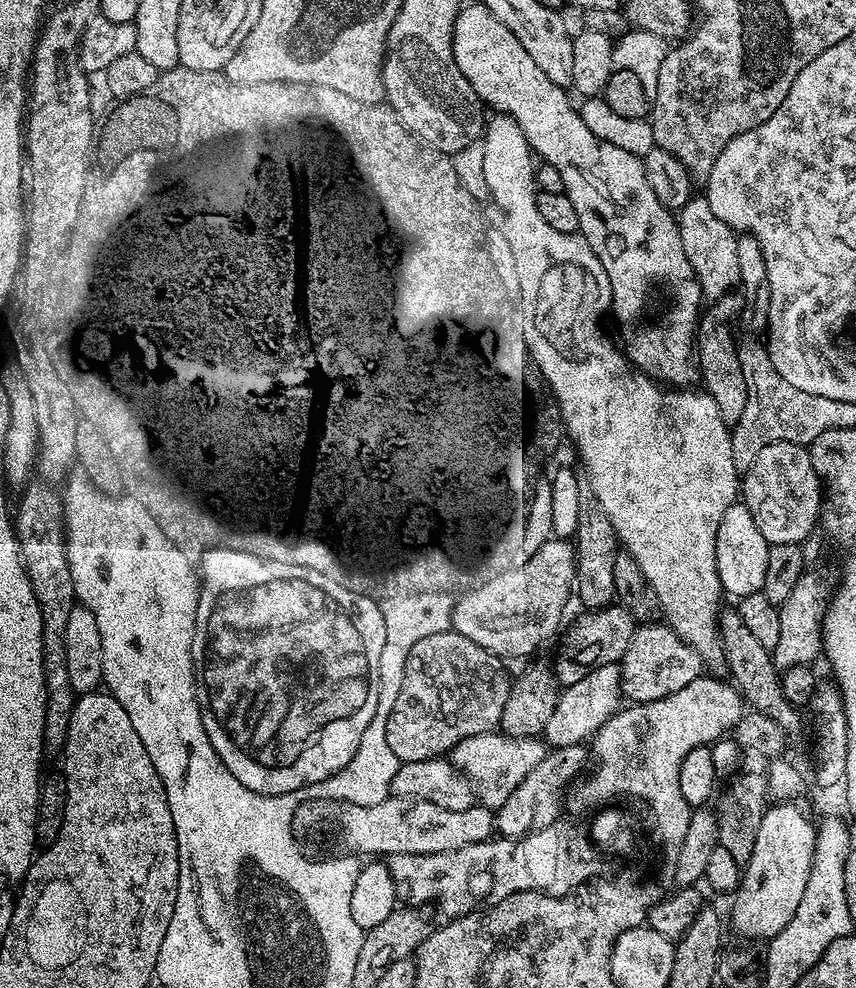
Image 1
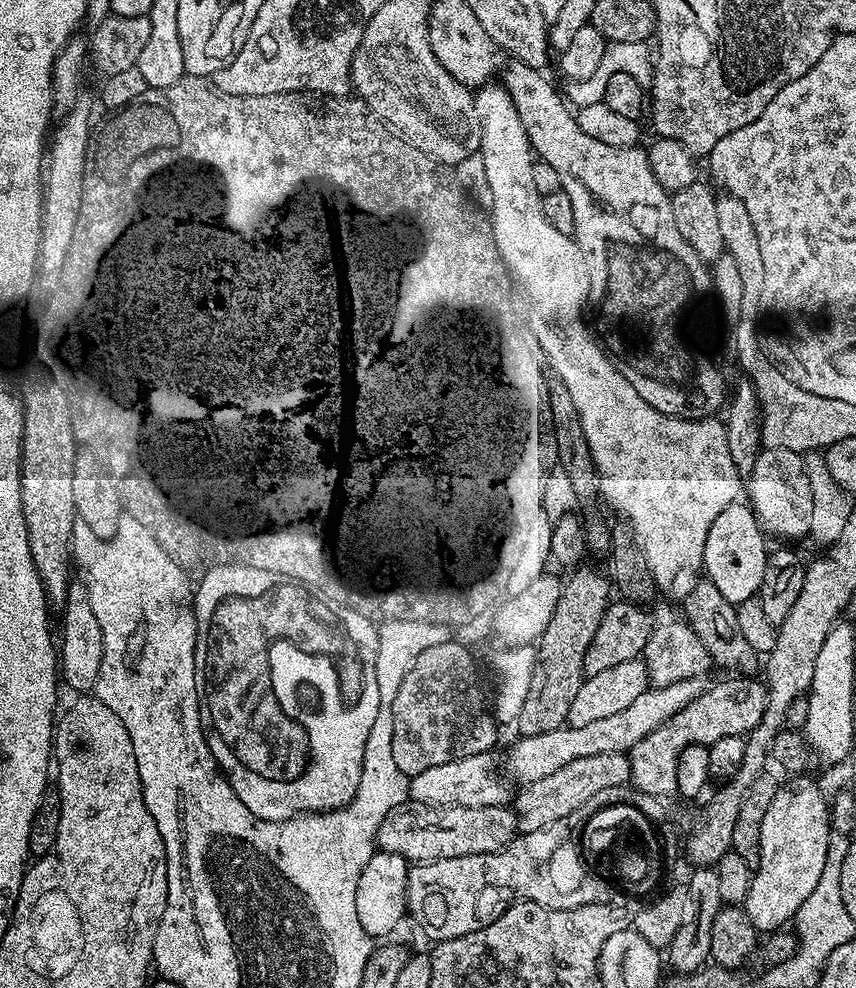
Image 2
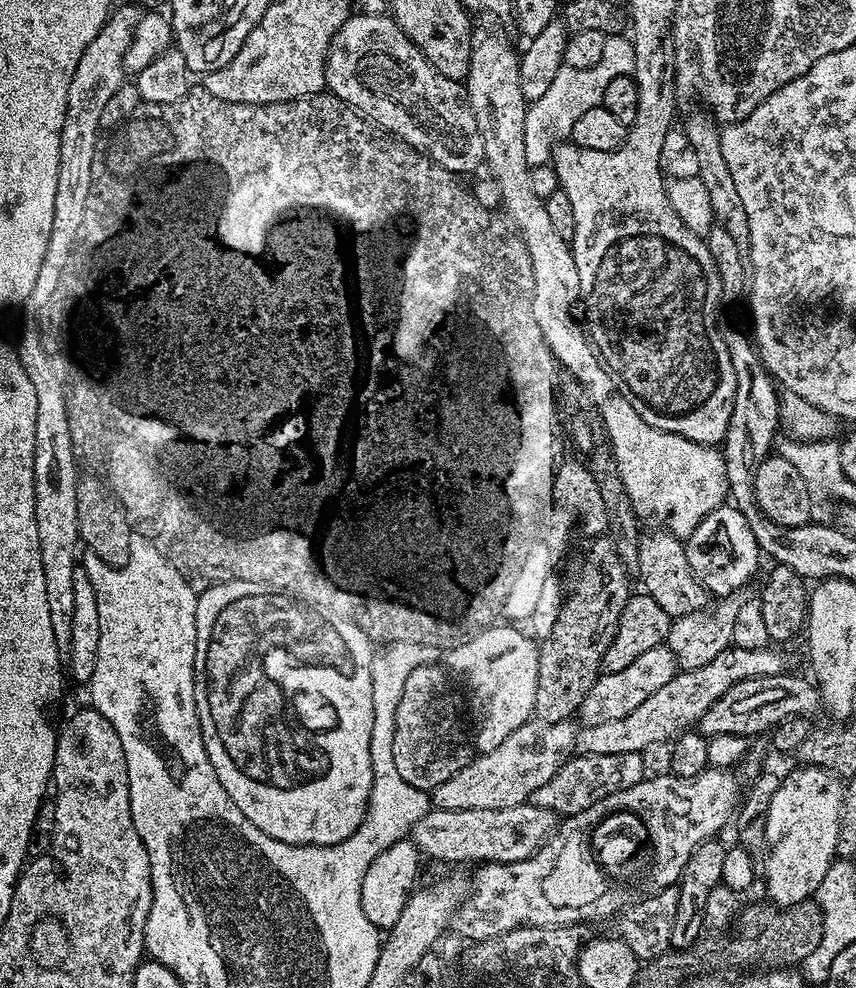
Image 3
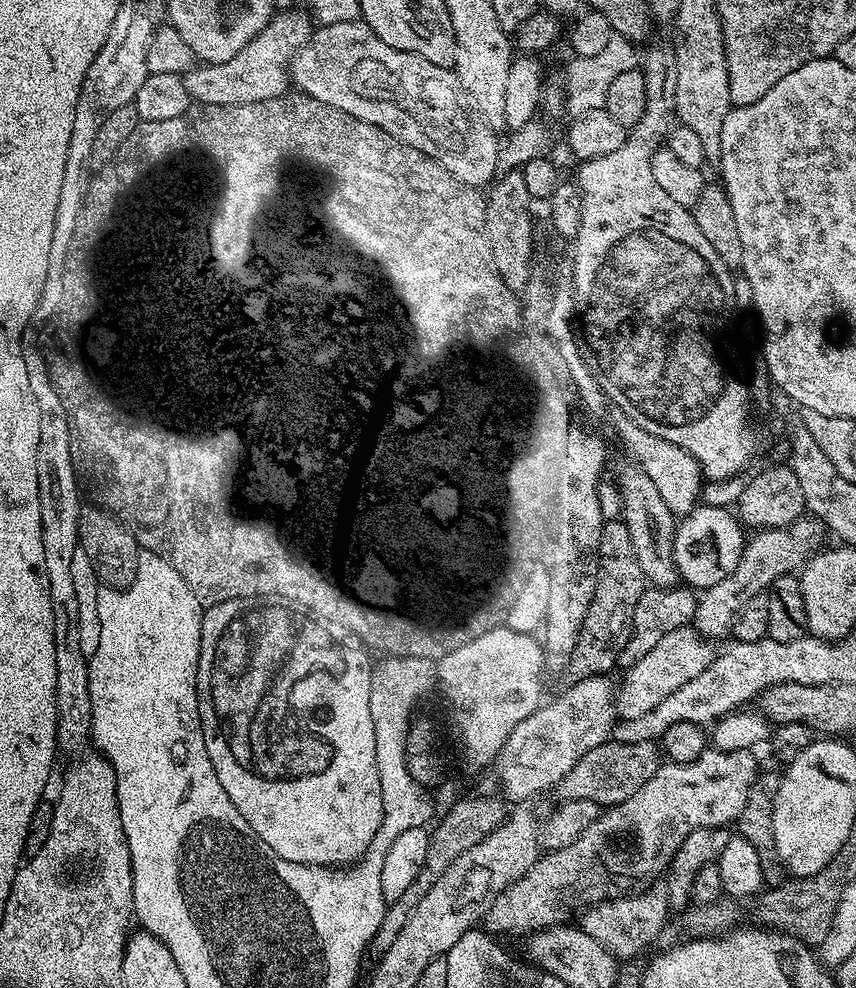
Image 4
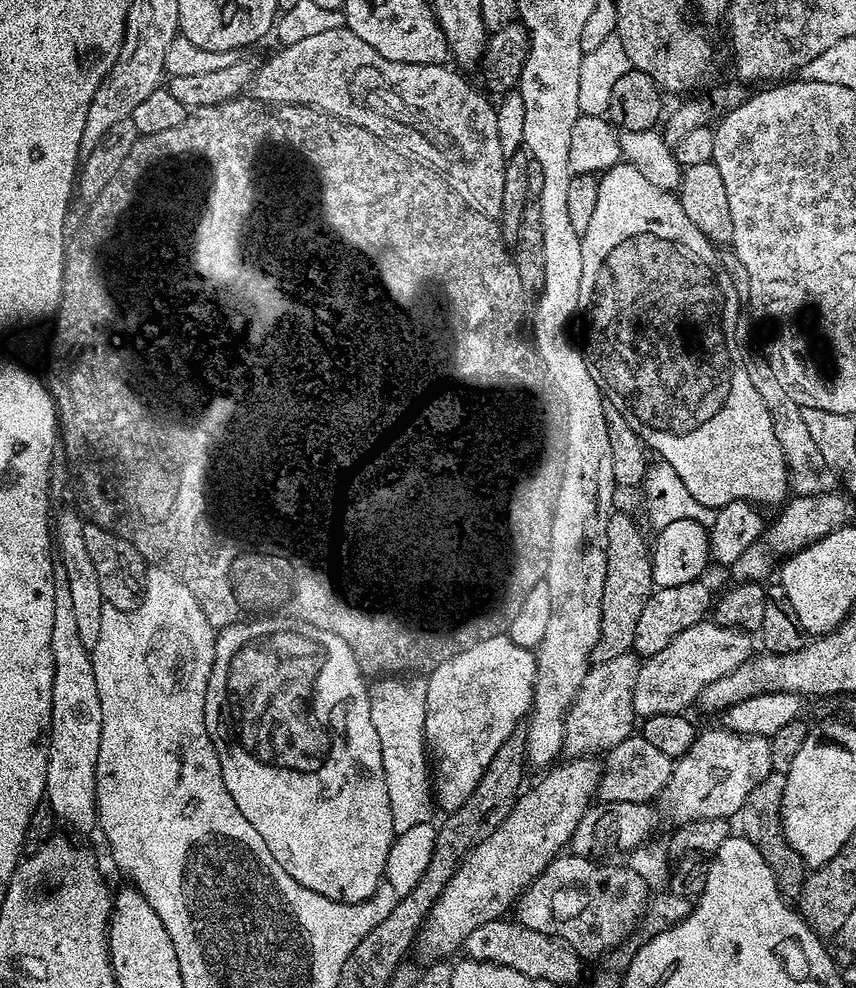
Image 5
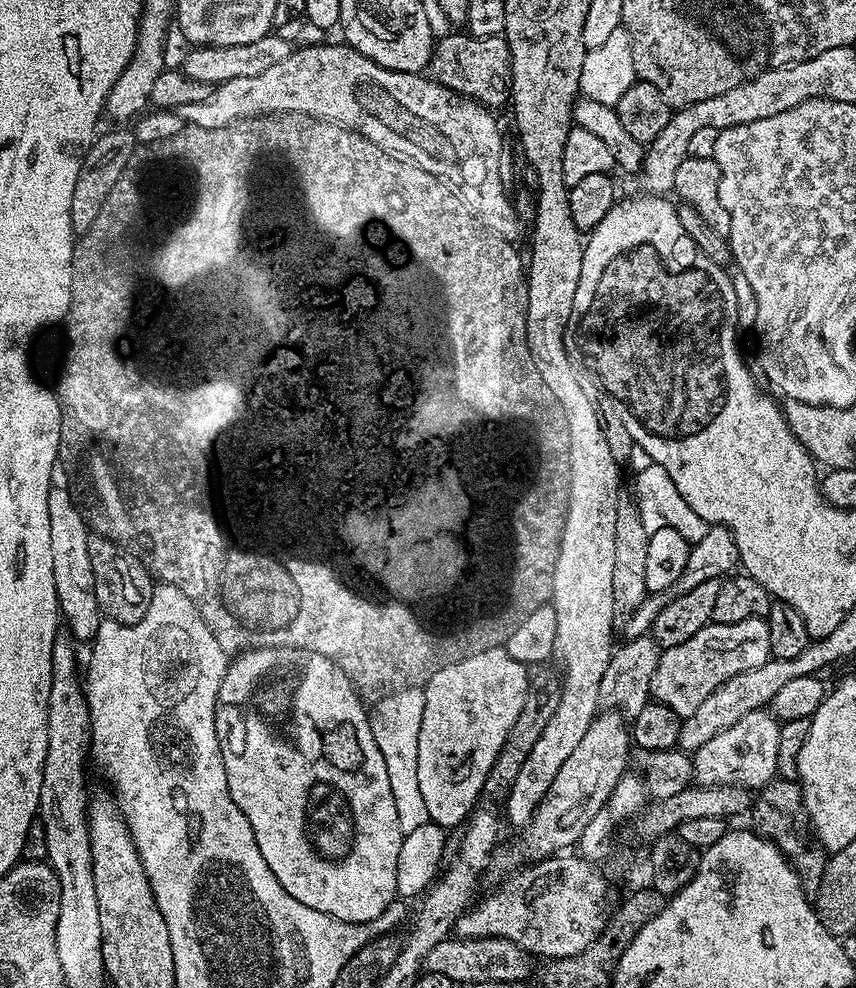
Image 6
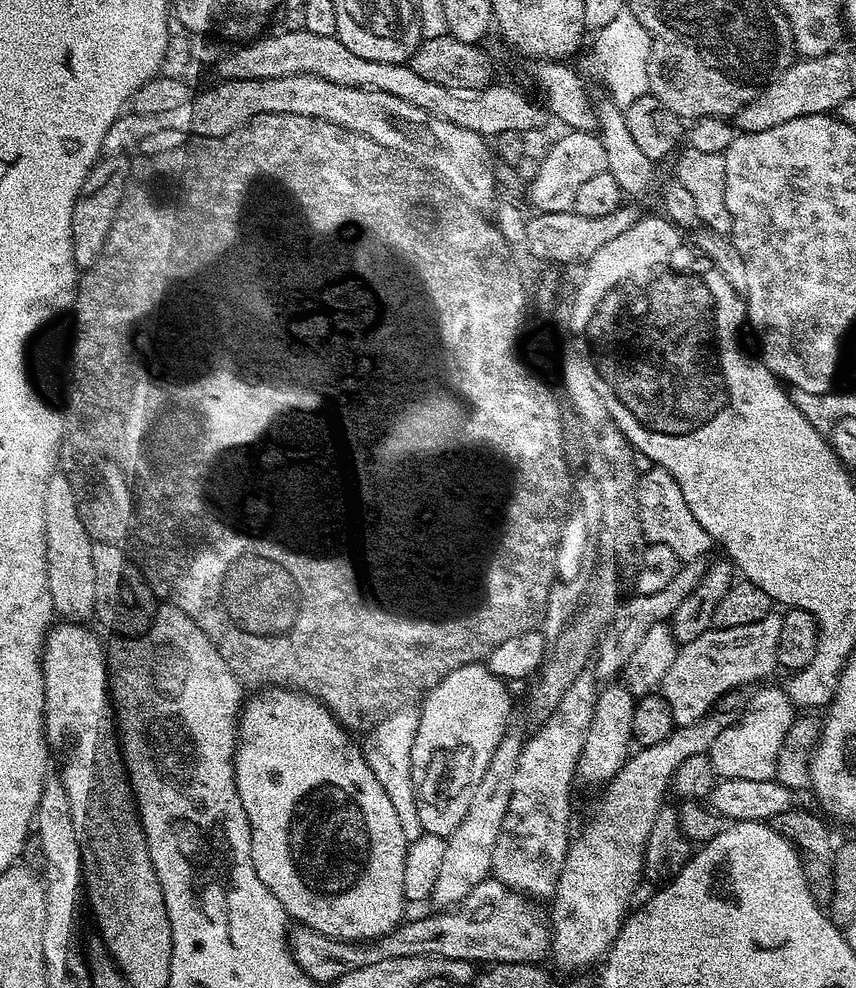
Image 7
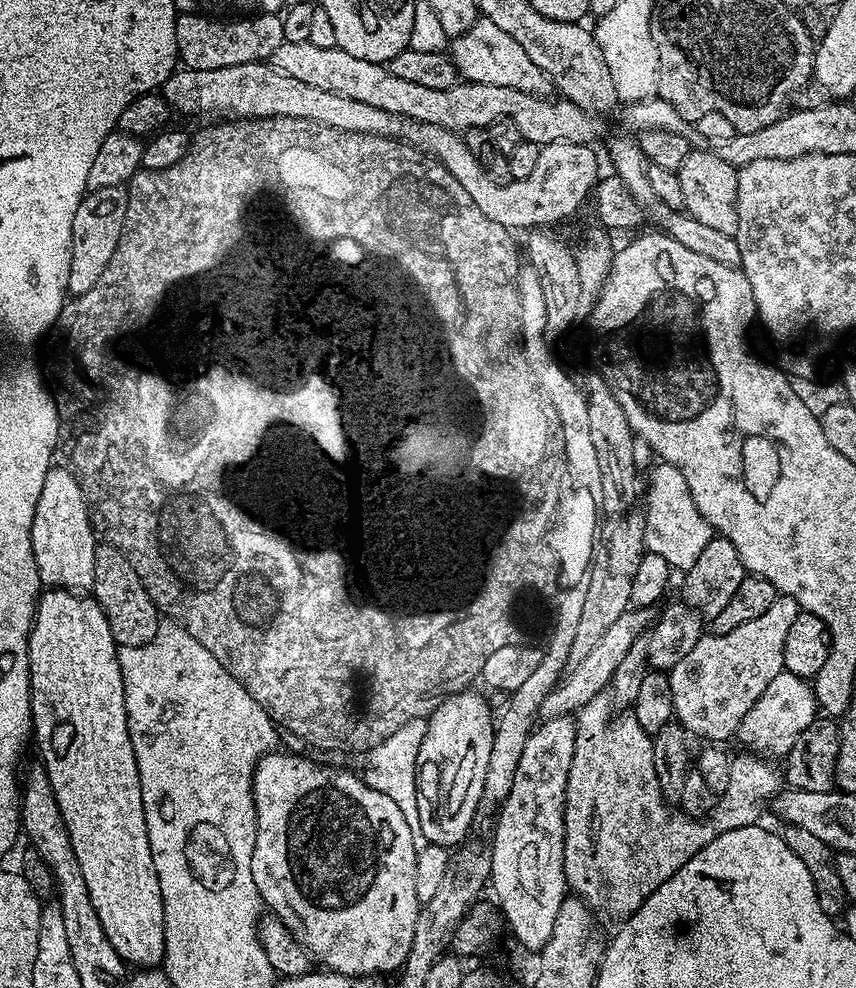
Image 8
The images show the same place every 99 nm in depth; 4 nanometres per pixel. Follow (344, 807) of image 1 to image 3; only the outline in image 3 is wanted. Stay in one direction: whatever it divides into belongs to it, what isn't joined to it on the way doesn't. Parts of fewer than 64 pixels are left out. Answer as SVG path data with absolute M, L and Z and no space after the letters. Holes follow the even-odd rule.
M527 802L505 809L446 811L431 809L412 831L412 840L425 857L442 862L514 863L534 855L558 824L556 813Z

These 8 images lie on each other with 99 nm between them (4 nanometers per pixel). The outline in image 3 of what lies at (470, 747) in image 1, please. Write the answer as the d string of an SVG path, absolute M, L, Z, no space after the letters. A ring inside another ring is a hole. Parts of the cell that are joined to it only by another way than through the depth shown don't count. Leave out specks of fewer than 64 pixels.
M733 646L722 654L718 654L718 658L714 658L714 662L706 662L706 666L677 671L676 676L670 678L670 682L666 682L666 686L662 686L662 690L650 694L650 698L646 698L646 702L642 702L642 706L635 708L631 714L625 714L623 718L614 718L614 722L598 722L581 727L576 738L575 751L590 756L594 754L634 754L635 752L644 754L647 753L647 748L652 748L655 744L665 743L664 745L667 745L681 732L699 725L702 714L706 714L706 710L710 710L710 706L714 706L714 702L718 702L718 698L722 698L722 694L726 694L726 690L730 690L730 686L734 686L746 678L781 675L785 671L784 660L775 650L777 651L772 646L762 650L742 650Z

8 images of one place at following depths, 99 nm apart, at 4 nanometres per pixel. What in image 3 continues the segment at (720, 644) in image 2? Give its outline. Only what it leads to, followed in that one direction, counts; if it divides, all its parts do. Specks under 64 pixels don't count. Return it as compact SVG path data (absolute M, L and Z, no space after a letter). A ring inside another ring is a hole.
M656 526L653 532L645 531L638 546L638 566L636 570L644 583L643 591L666 610L670 617L685 616L688 612L702 612L709 607L710 593L704 588L703 582L695 576L694 570L687 562L685 545L681 537L663 527Z

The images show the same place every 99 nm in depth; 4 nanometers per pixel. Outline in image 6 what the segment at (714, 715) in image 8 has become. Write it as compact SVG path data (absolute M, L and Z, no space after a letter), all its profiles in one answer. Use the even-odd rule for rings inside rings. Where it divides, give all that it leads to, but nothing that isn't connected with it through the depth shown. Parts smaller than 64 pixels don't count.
M746 618L746 622L737 624L714 624L709 622L705 628L698 630L694 638L686 638L678 646L670 646L660 653L657 669L650 680L649 690L651 699L658 704L670 706L674 714L681 718L694 714L694 709L710 695L713 690L718 690L726 678L734 678L742 670L754 670L754 666L762 666L772 656L770 650L770 630L768 621L764 618Z

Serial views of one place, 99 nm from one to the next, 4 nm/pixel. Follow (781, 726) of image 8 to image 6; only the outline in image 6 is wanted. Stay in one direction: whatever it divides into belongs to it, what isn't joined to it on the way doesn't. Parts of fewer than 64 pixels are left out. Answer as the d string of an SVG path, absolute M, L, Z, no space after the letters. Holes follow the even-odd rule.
M767 709L746 714L693 753L693 779L699 785L737 784L749 790L763 788L776 776L780 725Z

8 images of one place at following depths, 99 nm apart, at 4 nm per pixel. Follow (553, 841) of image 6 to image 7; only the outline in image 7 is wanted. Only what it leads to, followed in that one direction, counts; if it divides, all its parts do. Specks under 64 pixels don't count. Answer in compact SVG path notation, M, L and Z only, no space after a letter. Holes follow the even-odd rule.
M608 682L596 693L594 718L590 718L590 730L586 734L586 746L578 758L576 775L579 783L607 785L622 770L634 748L632 727L634 726L634 706L637 697L633 696L624 682Z

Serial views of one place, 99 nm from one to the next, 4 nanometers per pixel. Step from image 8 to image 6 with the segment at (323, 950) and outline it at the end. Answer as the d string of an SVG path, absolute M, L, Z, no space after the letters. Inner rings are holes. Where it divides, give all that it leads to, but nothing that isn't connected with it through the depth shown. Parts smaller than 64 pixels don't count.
M290 647L250 648L229 663L222 678L216 703L216 737L222 750L222 762L226 766L226 786L230 798L238 810L246 814L246 822L250 822L250 830L254 830L254 842L258 842L258 850L262 850L266 866L274 870L274 878L282 882L282 890L286 890L290 898L298 898L302 906L310 906L310 910L318 910L330 918L351 924L369 924L387 912L397 899L398 850L402 850L404 833L398 822L398 806L394 806L390 777L386 775L386 762L378 750L378 742L374 742L370 712L366 704L364 708L359 694L357 685L348 679L343 668L324 656L302 654L301 649Z

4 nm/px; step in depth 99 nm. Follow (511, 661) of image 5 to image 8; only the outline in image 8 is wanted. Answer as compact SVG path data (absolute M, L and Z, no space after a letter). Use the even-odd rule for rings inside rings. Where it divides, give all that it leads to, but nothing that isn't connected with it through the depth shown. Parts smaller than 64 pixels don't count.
M473 690L456 693L441 701L427 717L426 738L419 751L417 778L418 817L427 843L452 850L469 839L472 819L480 812L482 782L490 762L494 712Z

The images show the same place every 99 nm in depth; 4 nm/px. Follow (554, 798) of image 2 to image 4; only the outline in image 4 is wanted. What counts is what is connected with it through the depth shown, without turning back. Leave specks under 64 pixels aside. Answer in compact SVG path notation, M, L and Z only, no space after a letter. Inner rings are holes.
M613 739L611 742L595 746L594 750L590 750L588 754L579 758L574 768L554 788L554 792L560 795L559 799L561 801L585 800L601 806L618 804L623 802L624 799L630 798L636 790L641 789L650 778L653 778L655 772L659 770L661 763L661 749L653 741L647 740L646 742L635 744L634 742L618 742Z

